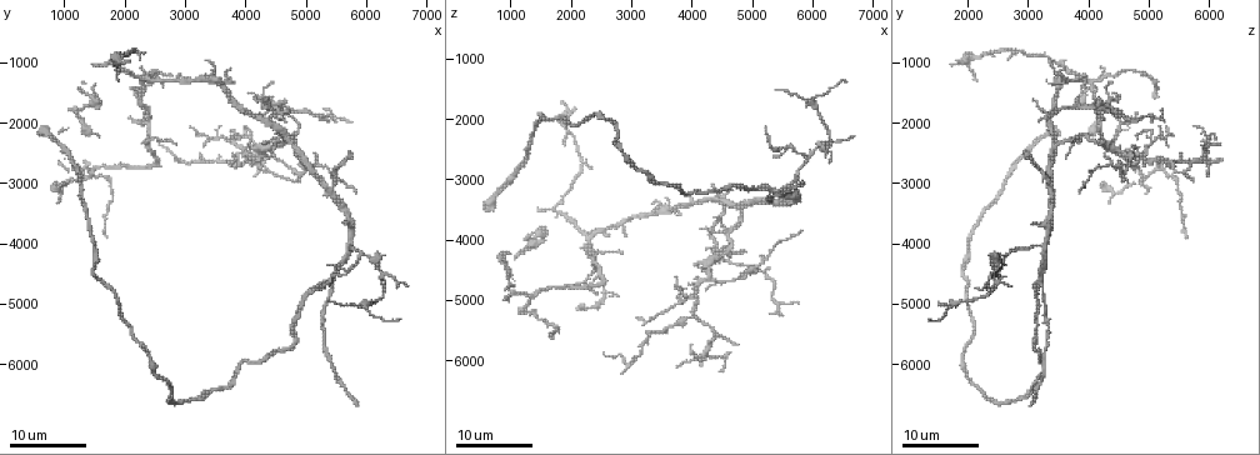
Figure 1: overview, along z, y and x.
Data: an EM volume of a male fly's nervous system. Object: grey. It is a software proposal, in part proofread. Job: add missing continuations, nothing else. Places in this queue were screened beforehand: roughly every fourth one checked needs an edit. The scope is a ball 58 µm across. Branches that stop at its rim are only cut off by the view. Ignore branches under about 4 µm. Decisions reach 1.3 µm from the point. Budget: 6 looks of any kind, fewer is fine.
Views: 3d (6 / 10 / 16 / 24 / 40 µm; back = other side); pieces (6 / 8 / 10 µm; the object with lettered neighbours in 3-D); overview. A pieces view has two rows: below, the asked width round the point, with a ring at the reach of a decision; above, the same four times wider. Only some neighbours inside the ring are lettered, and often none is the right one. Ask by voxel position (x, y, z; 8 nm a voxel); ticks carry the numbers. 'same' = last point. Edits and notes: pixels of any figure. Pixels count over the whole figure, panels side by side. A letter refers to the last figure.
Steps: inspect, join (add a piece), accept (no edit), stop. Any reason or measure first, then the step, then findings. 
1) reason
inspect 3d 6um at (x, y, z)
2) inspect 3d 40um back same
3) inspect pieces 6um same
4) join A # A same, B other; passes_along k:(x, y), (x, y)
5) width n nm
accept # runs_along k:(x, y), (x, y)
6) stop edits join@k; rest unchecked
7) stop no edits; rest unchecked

an open end
inspect 3d 24um at (5750, 2500, 2950)

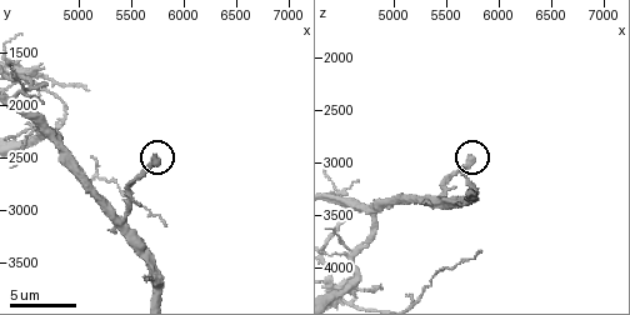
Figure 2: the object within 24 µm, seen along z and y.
inspect pieces 6um at (5720, 2480, 2940)

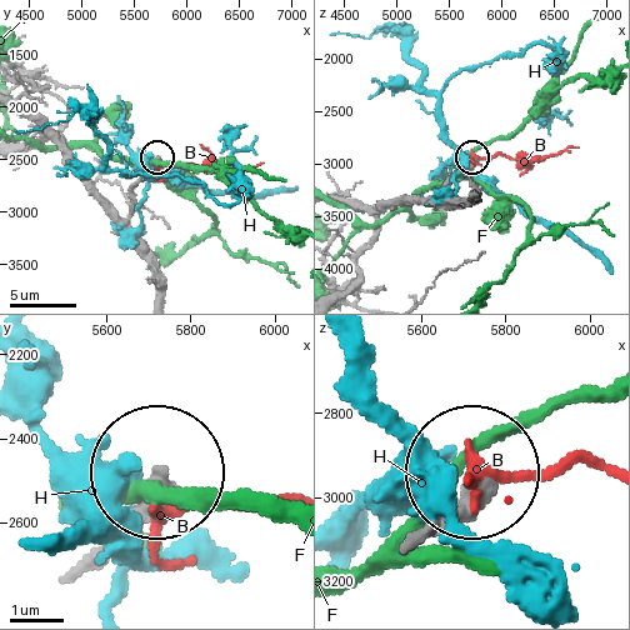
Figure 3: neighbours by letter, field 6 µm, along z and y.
width 410 nm
accept # B other, F other, H other; none of them fits

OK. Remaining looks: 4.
free end
inspect 3d 24um at (4750, 2950, 5700)

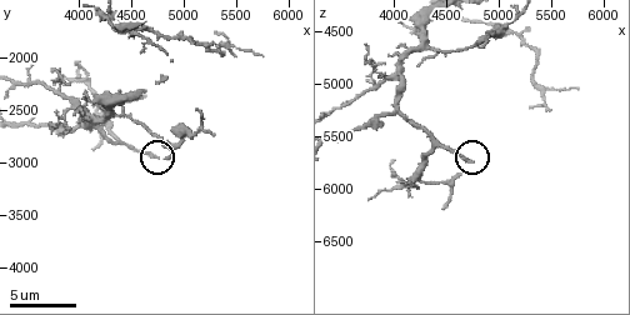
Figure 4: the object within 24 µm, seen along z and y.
inspect pieces 6um at (4760, 2940, 5760)

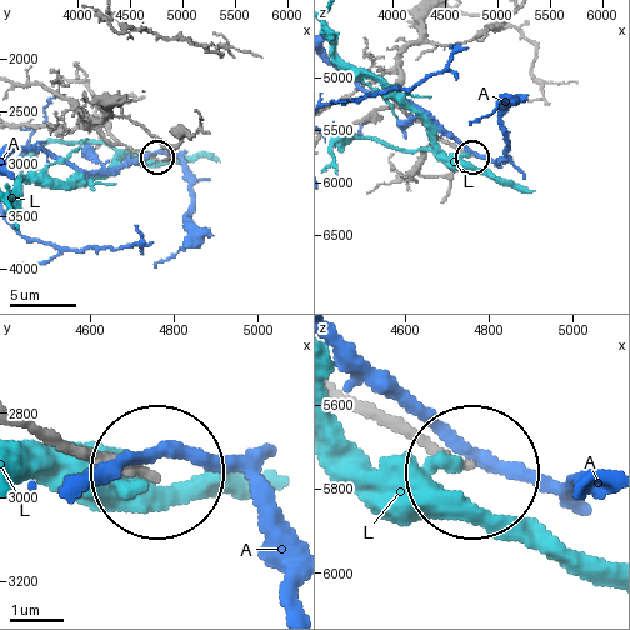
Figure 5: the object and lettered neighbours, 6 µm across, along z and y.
accept # A other, L other; runs_along 5:(55, 441), (159, 473); none of them fits

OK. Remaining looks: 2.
tapers out
inspect 3d 16um at (4650, 1600, 4050)

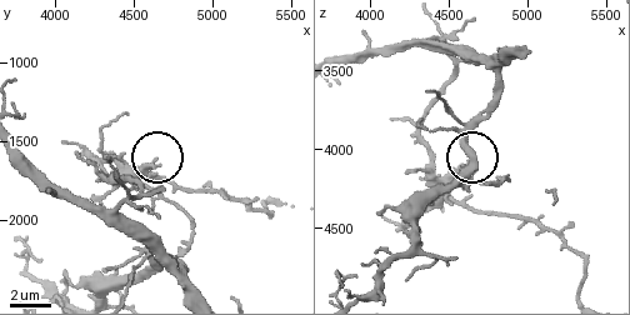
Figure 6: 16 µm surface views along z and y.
inspect pieces 8um same

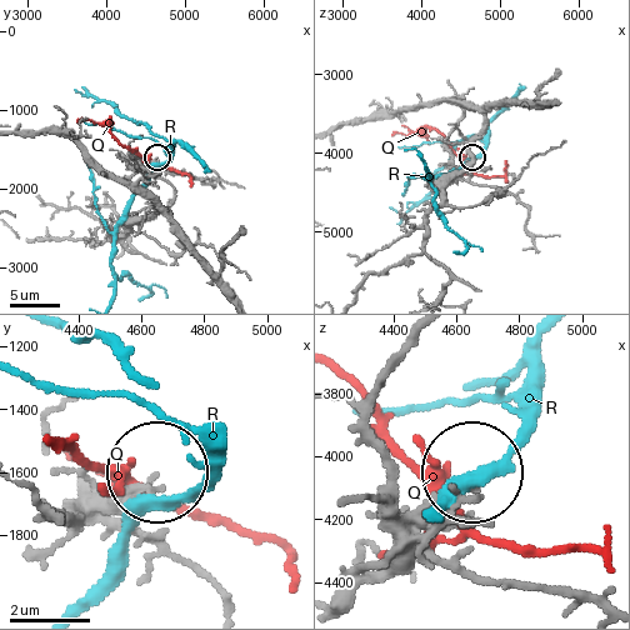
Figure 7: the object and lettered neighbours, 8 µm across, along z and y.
accept # Q other, R other; runs_along 7:(191, 244), (140, 185), (148, 170), (131, 169), (156, 161); none of them fits

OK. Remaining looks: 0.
stop no edits; rest unchecked

